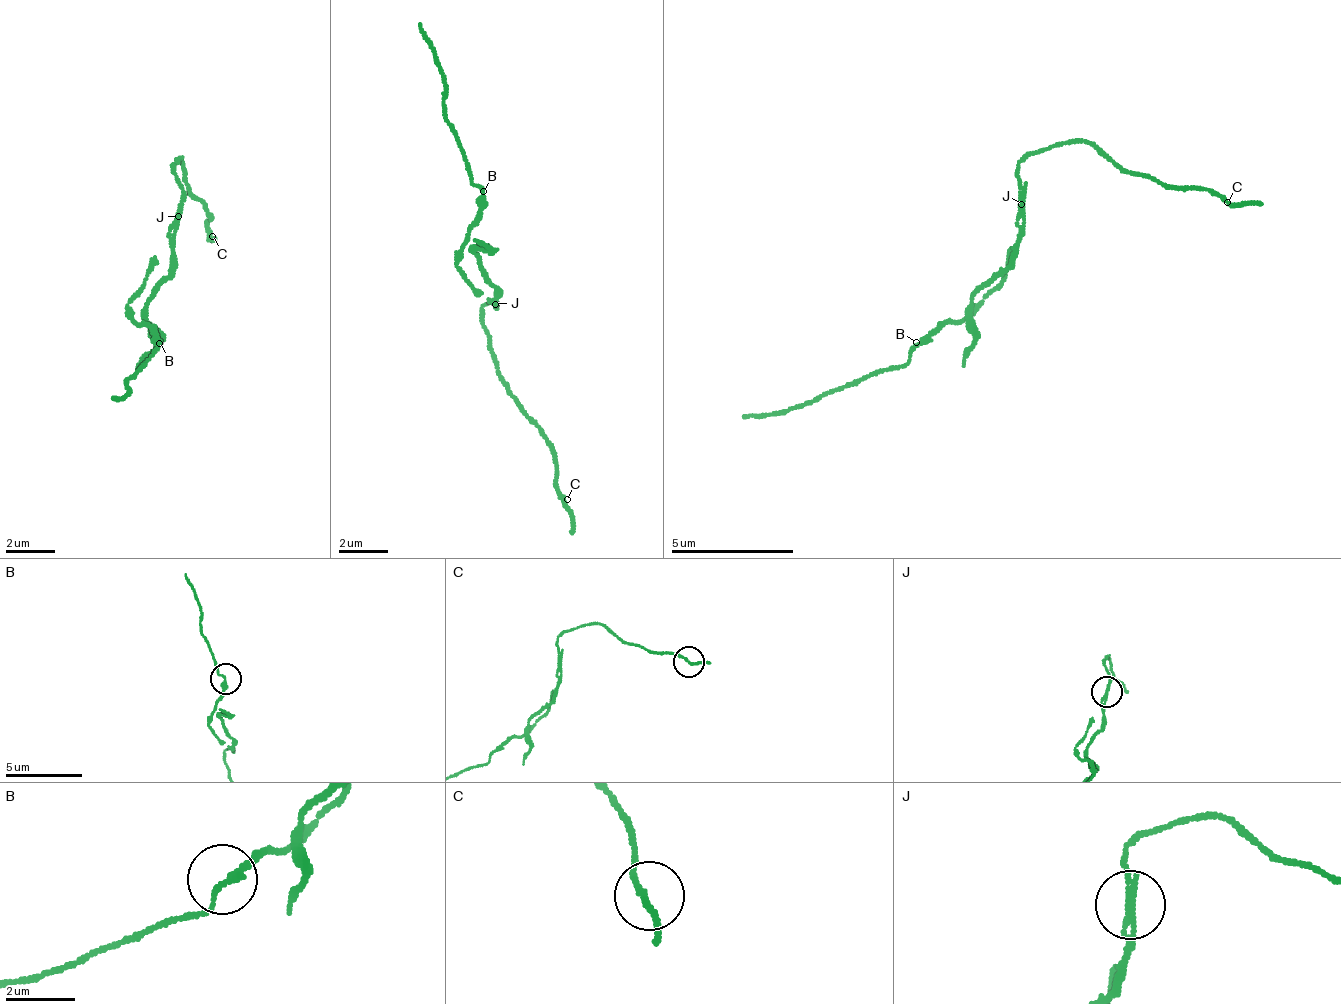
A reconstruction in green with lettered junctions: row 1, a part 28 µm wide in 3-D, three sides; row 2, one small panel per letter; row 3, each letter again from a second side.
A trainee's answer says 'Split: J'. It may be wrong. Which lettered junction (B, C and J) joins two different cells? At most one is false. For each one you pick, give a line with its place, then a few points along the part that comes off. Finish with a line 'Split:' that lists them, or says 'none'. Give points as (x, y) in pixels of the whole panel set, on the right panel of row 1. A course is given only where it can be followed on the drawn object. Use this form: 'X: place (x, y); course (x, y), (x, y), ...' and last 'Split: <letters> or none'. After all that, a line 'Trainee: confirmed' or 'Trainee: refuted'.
J: place (1021, 204); course (1020, 205), (1018, 255), (970, 300), (971, 342), (962, 368)
Split: J
Trainee: confirmed

